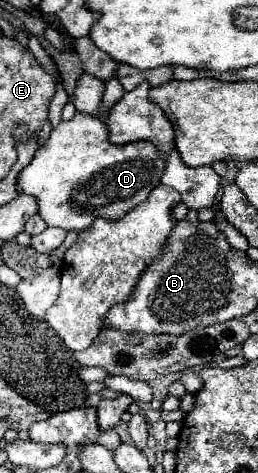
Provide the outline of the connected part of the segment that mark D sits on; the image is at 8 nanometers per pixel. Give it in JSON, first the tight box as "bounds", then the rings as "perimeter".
{"bounds":[17,112,165,232],"perimeter":[[[75,112],[71,120],[61,120],[49,134],[49,138],[43,142],[43,146],[37,148],[35,158],[31,164],[27,164],[17,174],[17,188],[23,194],[29,194],[37,200],[39,214],[47,222],[47,226],[57,226],[67,232],[83,232],[87,230],[95,218],[105,220],[119,220],[127,212],[131,212],[137,204],[141,204],[149,192],[161,184],[161,176],[165,172],[165,160],[157,156],[155,144],[147,140],[139,140],[133,144],[115,146],[107,142],[107,126],[101,118],[91,114]]]}

